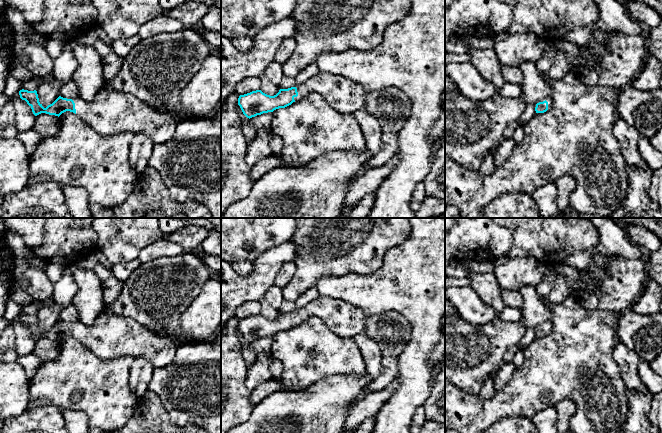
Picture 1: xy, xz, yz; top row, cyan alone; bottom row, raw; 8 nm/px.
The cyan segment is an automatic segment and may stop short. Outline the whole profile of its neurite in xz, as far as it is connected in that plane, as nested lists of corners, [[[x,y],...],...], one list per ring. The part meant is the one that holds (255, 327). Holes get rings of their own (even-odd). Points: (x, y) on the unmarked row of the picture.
[[[319,296],[297,311],[280,313],[274,320],[267,319],[261,314],[240,319],[238,329],[243,338],[250,343],[285,332],[310,317],[317,317],[334,334],[343,338],[354,338],[364,332],[366,316],[362,309],[341,299]]]

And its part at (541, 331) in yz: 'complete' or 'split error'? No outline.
split error

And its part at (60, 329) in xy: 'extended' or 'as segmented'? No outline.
extended

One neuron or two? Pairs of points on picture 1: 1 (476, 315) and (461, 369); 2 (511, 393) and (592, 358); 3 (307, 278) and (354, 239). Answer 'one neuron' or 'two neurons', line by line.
1: two neurons
2: one neuron
3: one neuron

